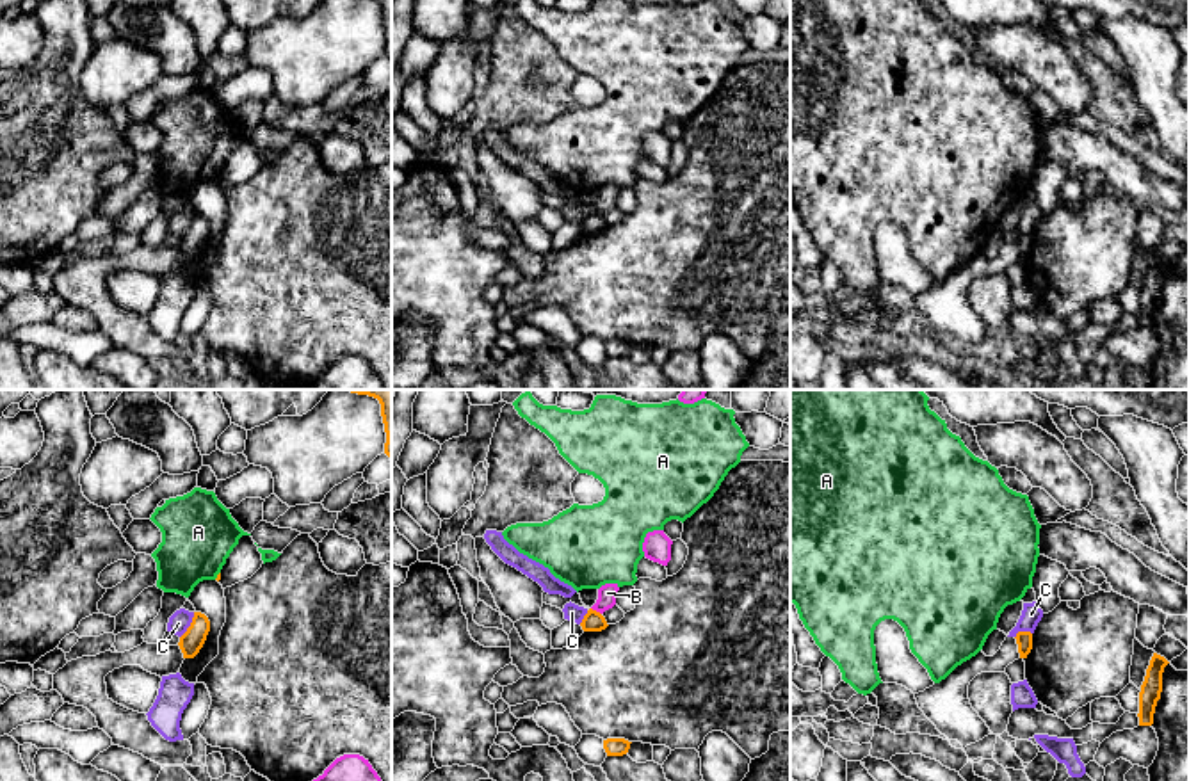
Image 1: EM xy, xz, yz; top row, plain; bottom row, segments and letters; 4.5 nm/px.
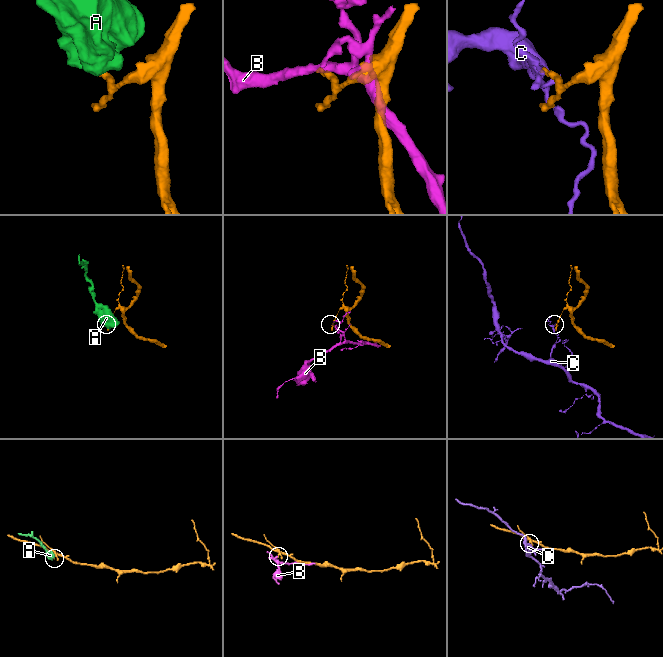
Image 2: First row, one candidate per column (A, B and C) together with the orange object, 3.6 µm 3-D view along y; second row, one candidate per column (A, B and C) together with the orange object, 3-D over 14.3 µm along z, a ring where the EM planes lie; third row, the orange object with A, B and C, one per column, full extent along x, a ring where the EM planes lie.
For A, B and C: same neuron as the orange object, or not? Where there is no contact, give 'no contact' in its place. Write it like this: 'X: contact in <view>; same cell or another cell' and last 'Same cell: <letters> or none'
A: contact in xy; another cell
B: contact in xz; another cell
C: contact in xy; another cell
Same cell: none

